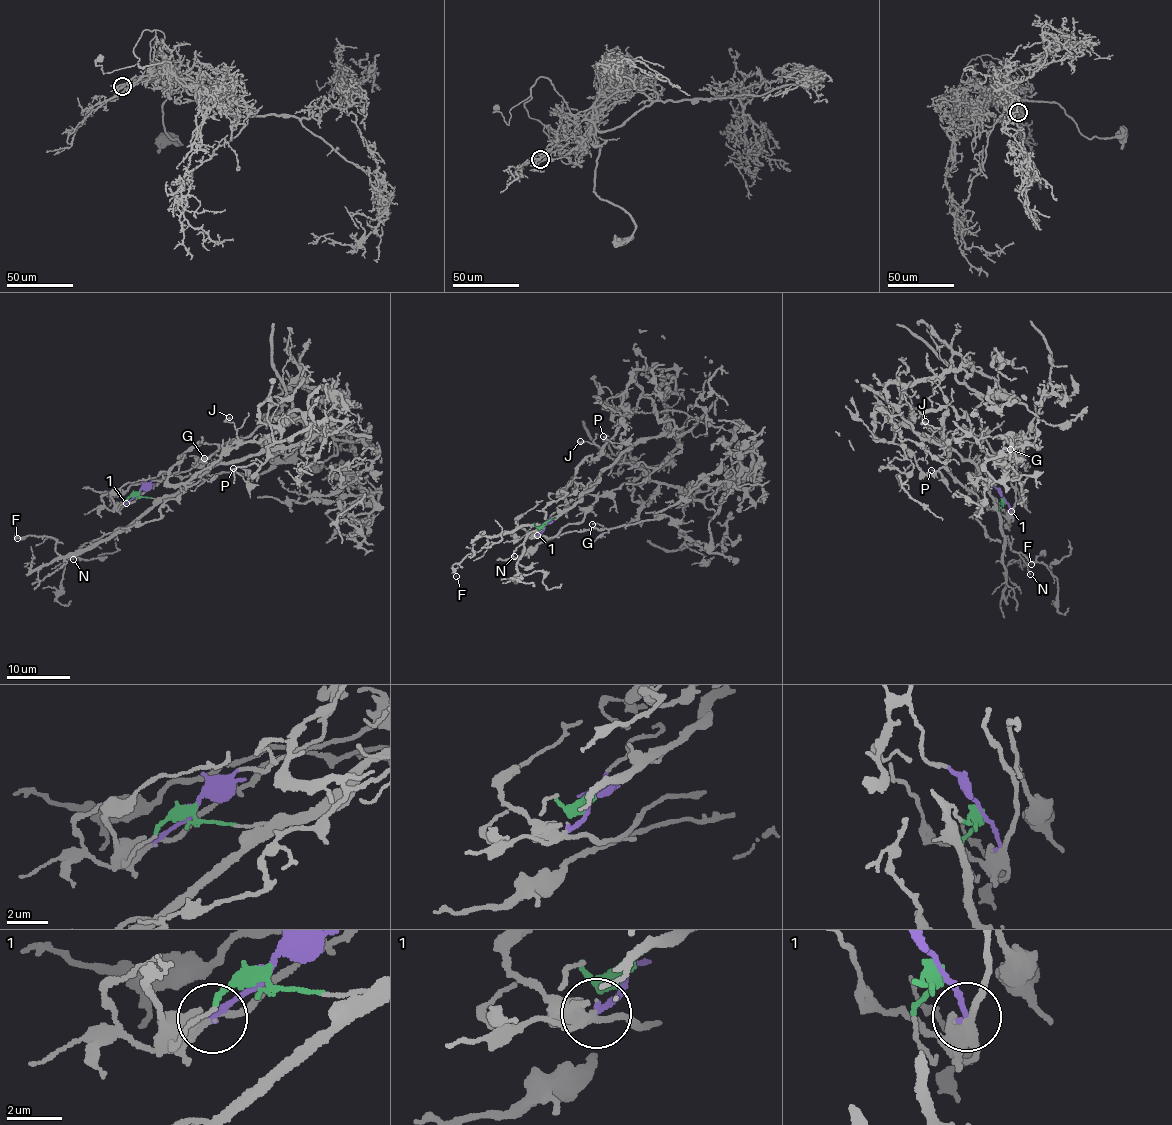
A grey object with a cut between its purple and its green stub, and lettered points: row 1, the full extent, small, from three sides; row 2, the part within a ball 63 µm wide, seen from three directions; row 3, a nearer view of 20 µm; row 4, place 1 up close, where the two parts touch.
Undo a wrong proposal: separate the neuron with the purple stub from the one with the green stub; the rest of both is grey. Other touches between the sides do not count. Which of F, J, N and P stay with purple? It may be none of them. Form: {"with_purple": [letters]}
{"with_purple": ["J", "P"]}

